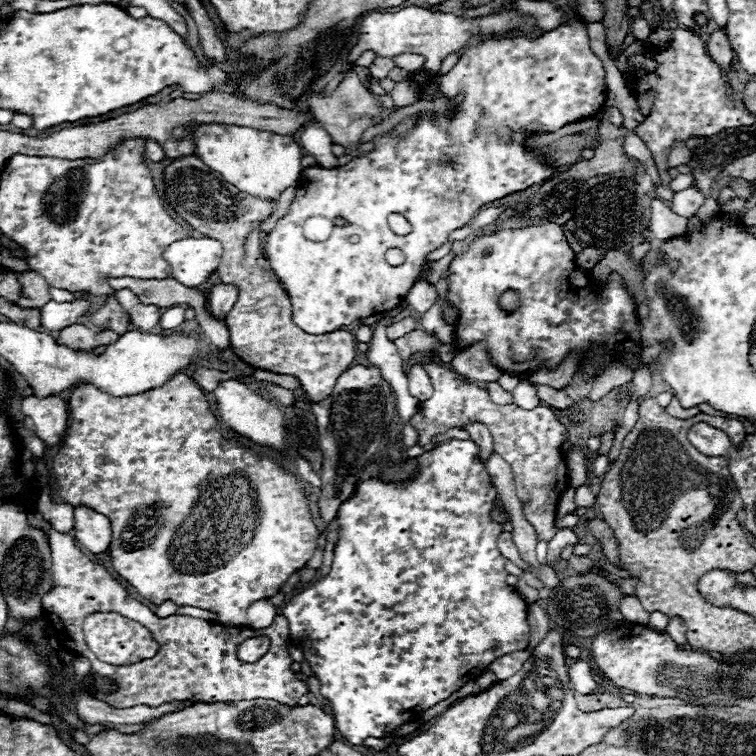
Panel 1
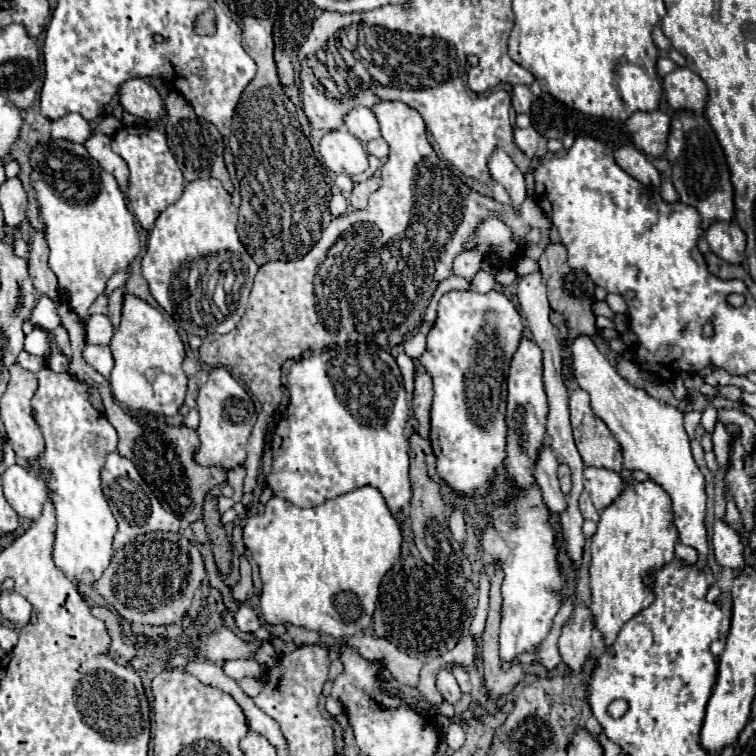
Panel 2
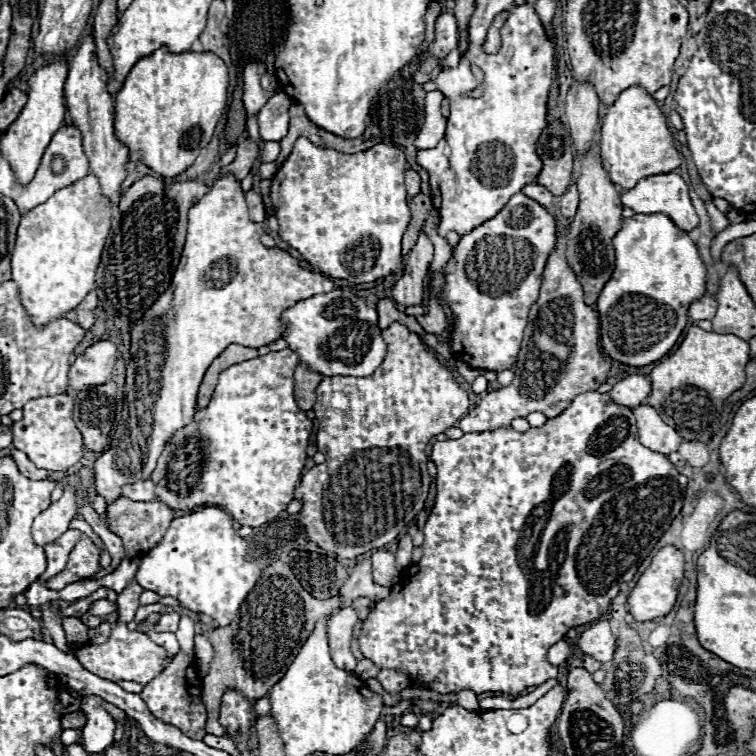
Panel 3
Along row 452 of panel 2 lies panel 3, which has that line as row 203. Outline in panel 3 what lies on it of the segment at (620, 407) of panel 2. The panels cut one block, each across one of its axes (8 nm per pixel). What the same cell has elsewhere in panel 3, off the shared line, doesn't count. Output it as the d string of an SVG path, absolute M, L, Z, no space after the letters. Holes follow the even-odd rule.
M668 172L668 174L656 174L656 176L648 176L644 180L640 180L636 184L636 188L628 190L622 194L622 204L626 208L632 208L636 214L644 212L644 214L652 214L652 212L664 212L666 216L670 216L670 220L690 232L698 226L698 216L694 212L694 206L690 202L690 196L688 196L688 186L684 182L684 178L678 174L678 172Z

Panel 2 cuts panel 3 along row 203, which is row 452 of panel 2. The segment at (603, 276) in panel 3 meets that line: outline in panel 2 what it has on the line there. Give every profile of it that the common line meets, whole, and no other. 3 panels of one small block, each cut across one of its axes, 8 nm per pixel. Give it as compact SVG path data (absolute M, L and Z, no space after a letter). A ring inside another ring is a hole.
M584 390L570 394L570 420L576 448L586 466L622 472L622 452L608 426L592 412L590 396Z

